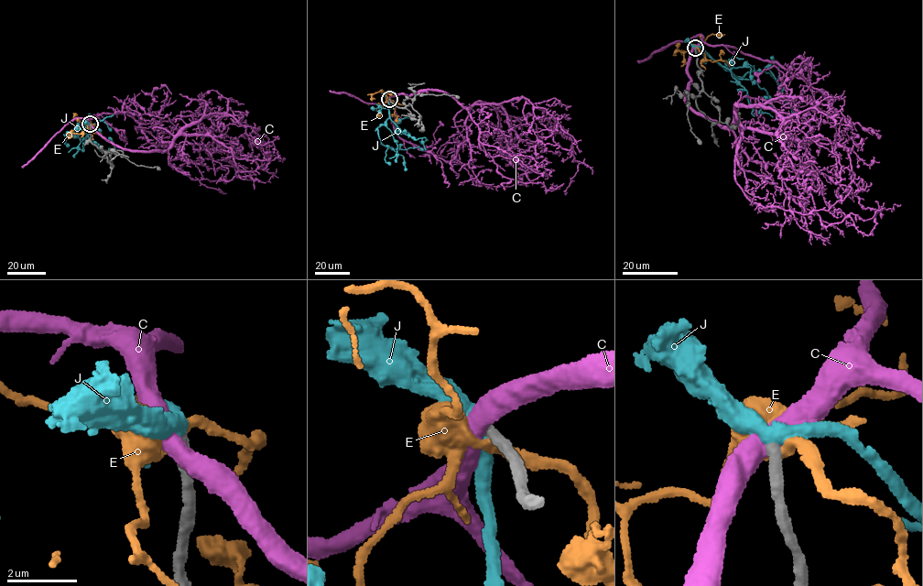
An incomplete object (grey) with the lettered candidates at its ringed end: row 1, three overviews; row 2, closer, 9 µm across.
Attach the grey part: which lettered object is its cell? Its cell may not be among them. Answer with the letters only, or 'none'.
J

